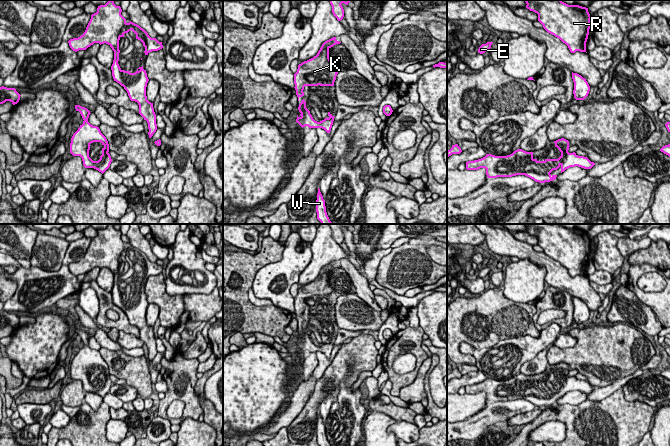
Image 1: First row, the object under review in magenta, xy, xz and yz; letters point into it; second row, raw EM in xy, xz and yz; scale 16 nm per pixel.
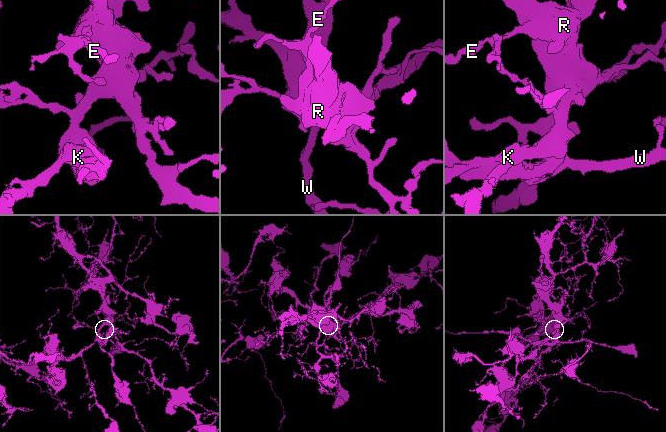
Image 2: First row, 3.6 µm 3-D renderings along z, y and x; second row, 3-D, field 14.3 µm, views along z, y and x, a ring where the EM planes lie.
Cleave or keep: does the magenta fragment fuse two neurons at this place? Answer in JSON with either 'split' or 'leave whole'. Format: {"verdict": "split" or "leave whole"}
{"verdict": "leave whole"}

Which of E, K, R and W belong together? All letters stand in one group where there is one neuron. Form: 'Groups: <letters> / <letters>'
Groups: E K R W

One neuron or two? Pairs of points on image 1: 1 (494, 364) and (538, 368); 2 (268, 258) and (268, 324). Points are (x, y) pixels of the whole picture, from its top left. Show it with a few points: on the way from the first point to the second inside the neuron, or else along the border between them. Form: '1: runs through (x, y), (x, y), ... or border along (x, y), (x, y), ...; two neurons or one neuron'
1: border along (540, 352), (527, 360), (518, 372); two neurons
2: runs through (249, 271), (244, 276), (243, 302), (249, 308); one neuron

